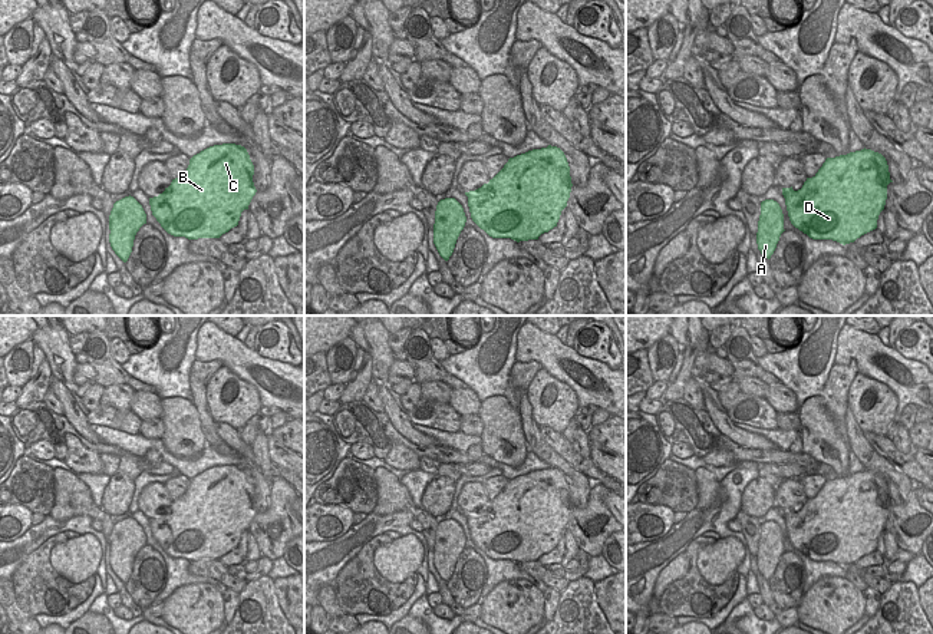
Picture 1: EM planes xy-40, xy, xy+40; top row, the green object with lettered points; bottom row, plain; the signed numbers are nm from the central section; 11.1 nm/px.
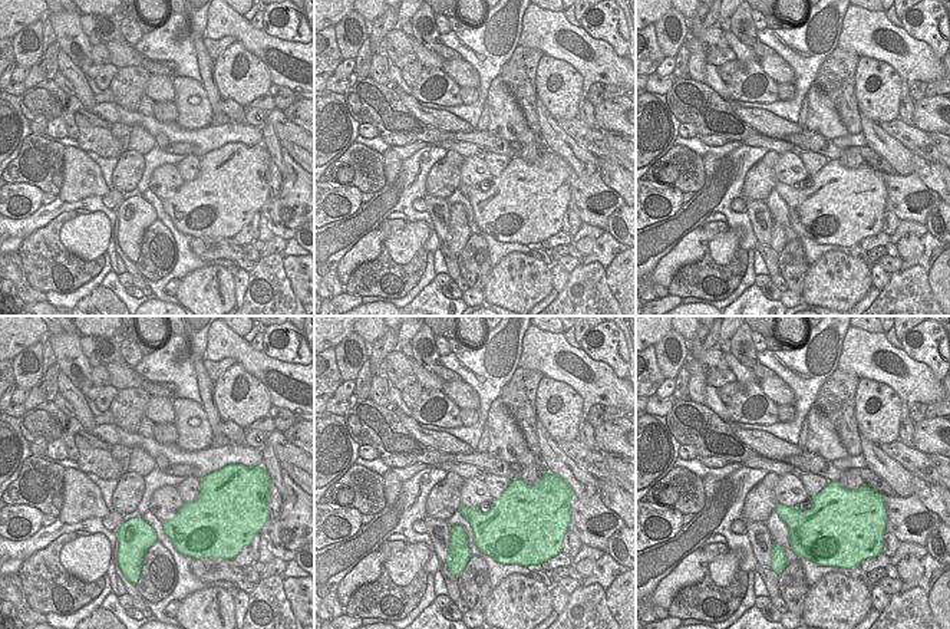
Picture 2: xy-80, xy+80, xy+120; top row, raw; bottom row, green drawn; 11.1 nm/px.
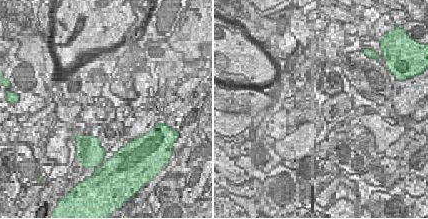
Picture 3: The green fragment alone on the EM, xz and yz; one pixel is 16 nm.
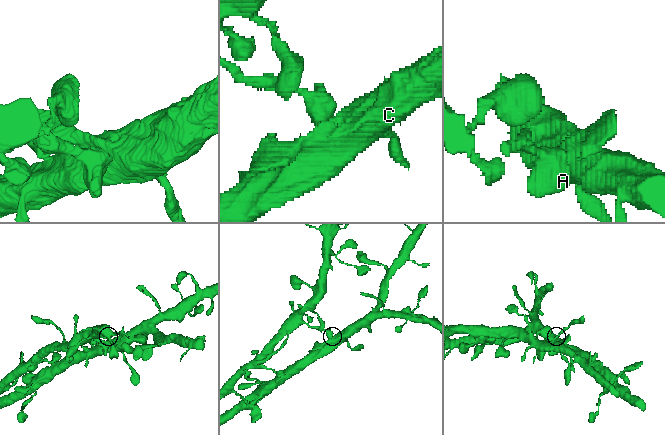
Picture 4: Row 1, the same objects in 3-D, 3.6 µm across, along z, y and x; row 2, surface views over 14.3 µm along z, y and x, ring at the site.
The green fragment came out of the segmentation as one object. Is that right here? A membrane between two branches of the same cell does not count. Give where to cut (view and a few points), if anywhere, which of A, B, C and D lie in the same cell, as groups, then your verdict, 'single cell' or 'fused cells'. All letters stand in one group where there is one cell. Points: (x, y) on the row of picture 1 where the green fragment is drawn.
cut none; groups A B C D; single cell

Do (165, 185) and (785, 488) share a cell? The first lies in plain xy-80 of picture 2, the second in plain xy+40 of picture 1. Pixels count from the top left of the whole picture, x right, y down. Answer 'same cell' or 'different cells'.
same cell

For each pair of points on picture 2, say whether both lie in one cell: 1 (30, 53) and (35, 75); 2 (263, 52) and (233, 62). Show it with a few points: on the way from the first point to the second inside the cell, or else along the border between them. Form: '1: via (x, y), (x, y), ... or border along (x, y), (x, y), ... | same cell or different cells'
1: border along (43, 53), (30, 68) | different cells
2: border along (237, 40), (264, 63), (273, 84) | different cells

